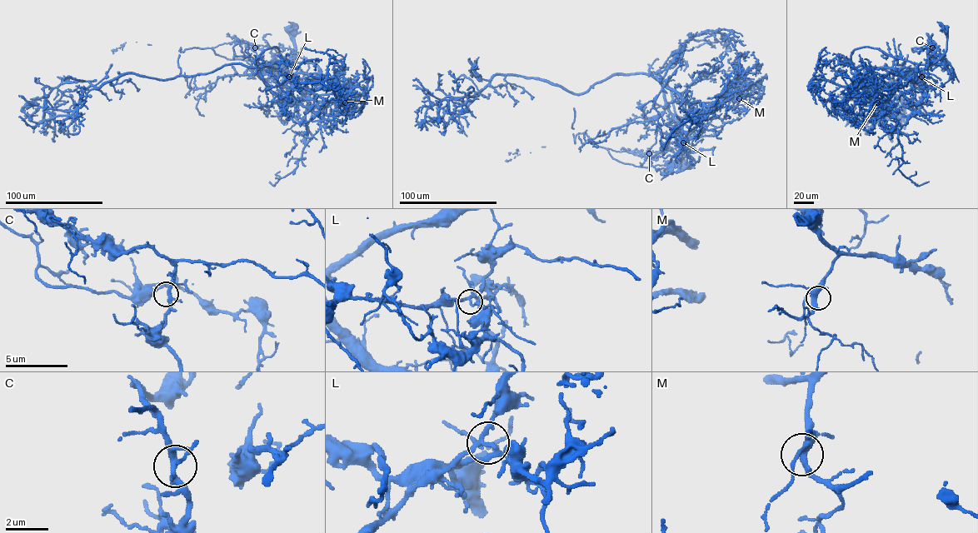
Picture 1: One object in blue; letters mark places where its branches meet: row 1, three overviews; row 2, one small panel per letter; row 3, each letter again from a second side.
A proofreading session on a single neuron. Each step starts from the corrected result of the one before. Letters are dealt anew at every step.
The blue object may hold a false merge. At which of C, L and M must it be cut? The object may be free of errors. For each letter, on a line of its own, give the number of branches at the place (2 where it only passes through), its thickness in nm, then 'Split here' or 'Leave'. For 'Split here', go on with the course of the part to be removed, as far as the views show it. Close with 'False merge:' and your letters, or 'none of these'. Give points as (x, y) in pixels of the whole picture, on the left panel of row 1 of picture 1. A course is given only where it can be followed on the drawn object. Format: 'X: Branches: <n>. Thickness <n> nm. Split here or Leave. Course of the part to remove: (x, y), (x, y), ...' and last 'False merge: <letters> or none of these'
C: Branches: 4. Thickness 240 nm. Leave
L: Branches: 5. Thickness 200 nm. Split here. Course of the part to remove: (289, 77), (264, 62), (227, 59), (211, 48), (181, 52), (180, 47), (137, 42), (121, 44), (113, 53)
M: Branches: 5. Thickness 340 nm. Leave
False merge: L

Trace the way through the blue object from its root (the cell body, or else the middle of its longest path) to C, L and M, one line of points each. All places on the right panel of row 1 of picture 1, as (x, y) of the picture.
C: (946, 28), (945, 51), (931, 62), (940, 59), (944, 65), (944, 59), (927, 49), (931, 40), (932, 47)
L: (946, 28), (945, 53), (931, 62), (932, 65), (923, 69), (921, 77)
M: (946, 28), (945, 53), (923, 69), (924, 97), (915, 109), (901, 94), (890, 100), (879, 93), (877, 102)

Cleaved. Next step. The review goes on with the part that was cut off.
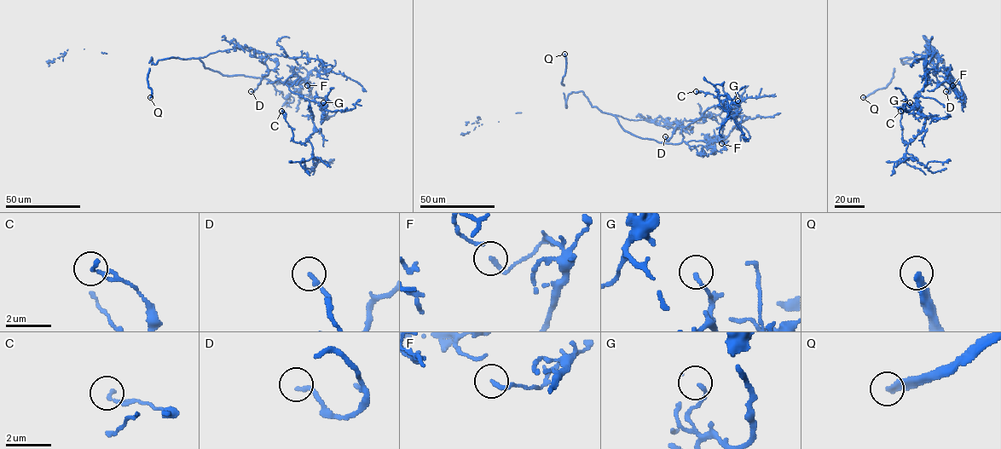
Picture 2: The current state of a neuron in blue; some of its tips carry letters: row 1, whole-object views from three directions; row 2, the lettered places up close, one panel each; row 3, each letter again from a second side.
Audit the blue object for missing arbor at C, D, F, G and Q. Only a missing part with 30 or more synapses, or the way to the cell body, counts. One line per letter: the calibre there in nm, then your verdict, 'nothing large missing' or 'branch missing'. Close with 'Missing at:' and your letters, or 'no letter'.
C: 180 nm thick; nothing large missing
D: 180 nm thick; nothing large missing
F: 140 nm thick; nothing large missing
G: 180 nm thick; nothing large missing
Q: 300 nm thick; branch missing
Missing at: Q

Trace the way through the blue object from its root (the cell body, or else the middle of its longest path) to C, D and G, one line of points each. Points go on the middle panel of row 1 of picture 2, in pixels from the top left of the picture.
C: (642, 138), (679, 143), (684, 137), (681, 129), (707, 109), (720, 106), (728, 115), (717, 98), (696, 91)
D: (642, 138), (626, 131), (613, 115), (656, 124), (679, 121), (682, 125), (668, 141), (665, 136)
G: (642, 138), (679, 143), (684, 137), (681, 129), (699, 119), (707, 109), (714, 106), (735, 108), (737, 100)

